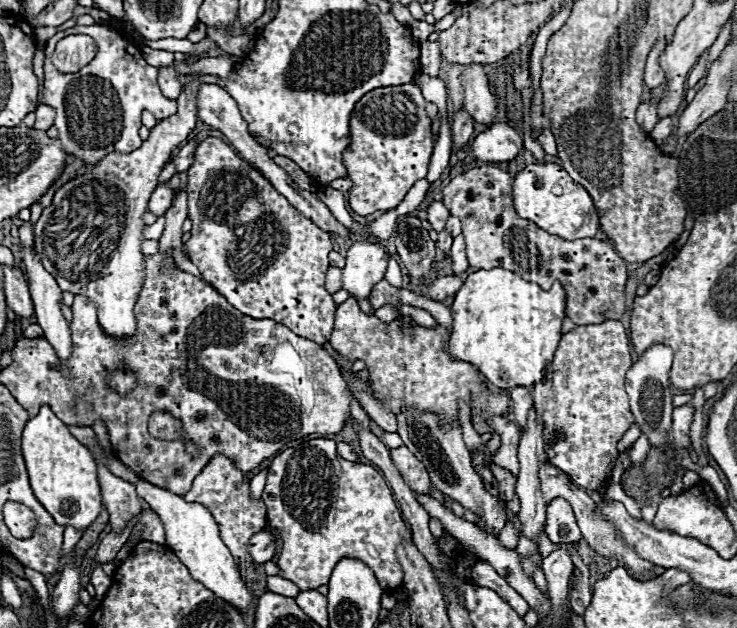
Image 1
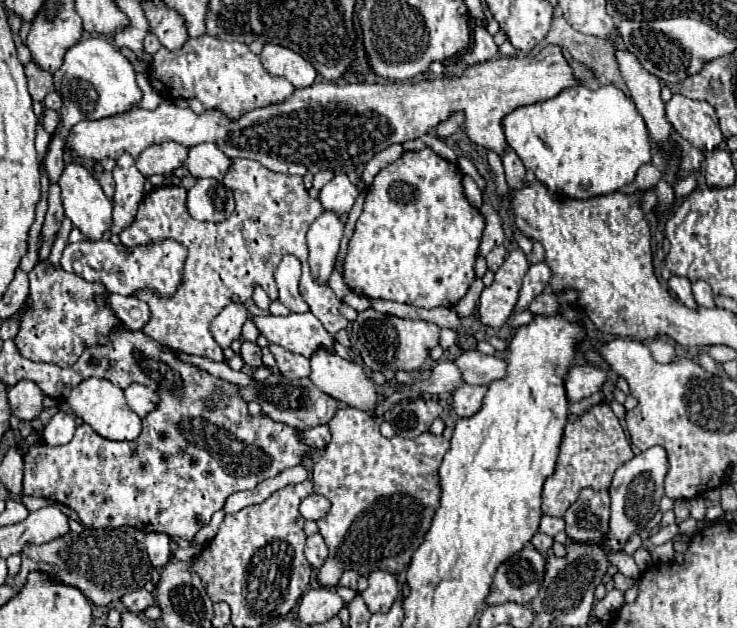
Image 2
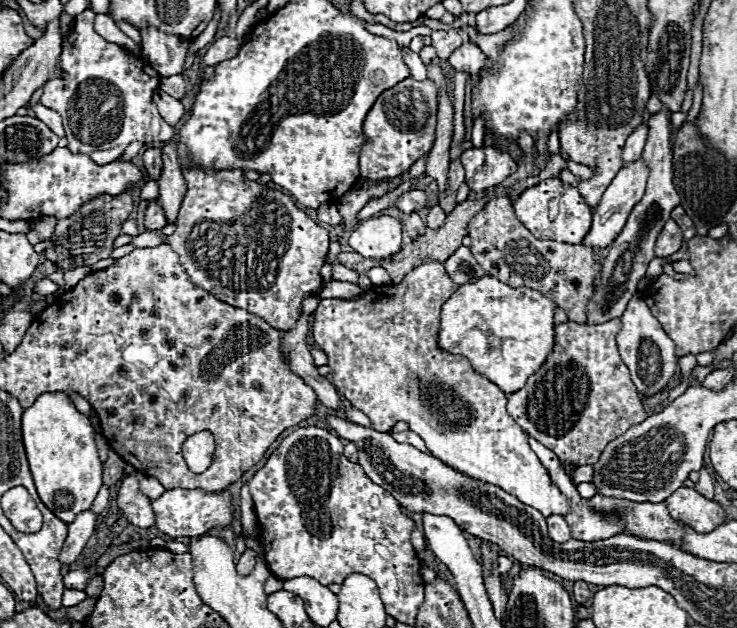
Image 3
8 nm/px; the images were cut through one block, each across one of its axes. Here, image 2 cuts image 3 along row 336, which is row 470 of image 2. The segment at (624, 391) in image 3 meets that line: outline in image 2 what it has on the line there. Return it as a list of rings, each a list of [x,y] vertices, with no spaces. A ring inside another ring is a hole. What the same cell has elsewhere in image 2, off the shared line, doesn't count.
[[[602,402],[598,406],[592,406],[588,412],[576,416],[568,412],[568,424],[564,428],[560,452],[558,452],[558,464],[554,474],[544,482],[542,492],[542,514],[546,516],[564,516],[564,512],[578,500],[578,492],[582,488],[592,488],[596,492],[608,490],[614,472],[628,462],[634,456],[630,442],[626,440],[626,434],[614,416],[612,408]]]

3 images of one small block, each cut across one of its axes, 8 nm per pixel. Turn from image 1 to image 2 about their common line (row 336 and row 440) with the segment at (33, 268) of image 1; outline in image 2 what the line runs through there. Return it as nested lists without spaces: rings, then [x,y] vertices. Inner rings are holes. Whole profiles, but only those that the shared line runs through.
[[[58,412],[50,418],[50,422],[44,426],[42,436],[46,440],[46,444],[50,446],[60,446],[60,444],[68,444],[74,436],[76,430],[76,422],[68,412]]]

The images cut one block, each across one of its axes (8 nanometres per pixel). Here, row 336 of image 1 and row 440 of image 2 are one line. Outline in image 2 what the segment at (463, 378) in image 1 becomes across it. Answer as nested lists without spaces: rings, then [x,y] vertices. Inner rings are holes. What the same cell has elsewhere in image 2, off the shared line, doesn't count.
[[[340,408],[332,418],[332,424],[328,426],[332,432],[332,440],[328,442],[324,454],[320,456],[312,472],[314,492],[326,496],[332,502],[328,516],[318,520],[320,534],[330,550],[328,560],[318,570],[318,582],[328,588],[336,586],[344,570],[354,570],[362,576],[368,576],[374,570],[388,570],[388,540],[390,572],[400,574],[410,564],[410,558],[416,548],[422,544],[424,534],[428,532],[432,516],[438,508],[442,490],[438,480],[438,466],[442,462],[442,456],[450,448],[450,442],[430,432],[424,432],[414,440],[402,436],[384,438],[378,430],[376,418],[356,408]]]

